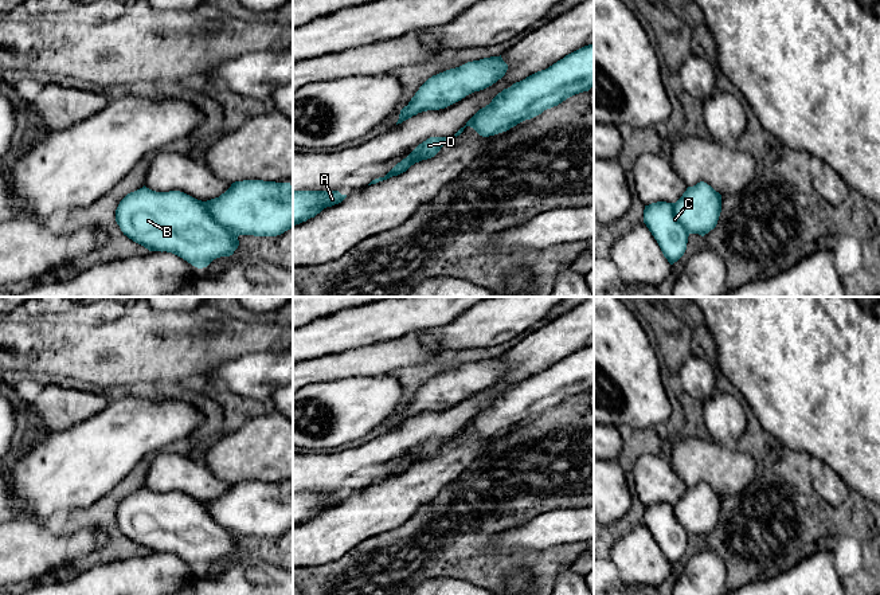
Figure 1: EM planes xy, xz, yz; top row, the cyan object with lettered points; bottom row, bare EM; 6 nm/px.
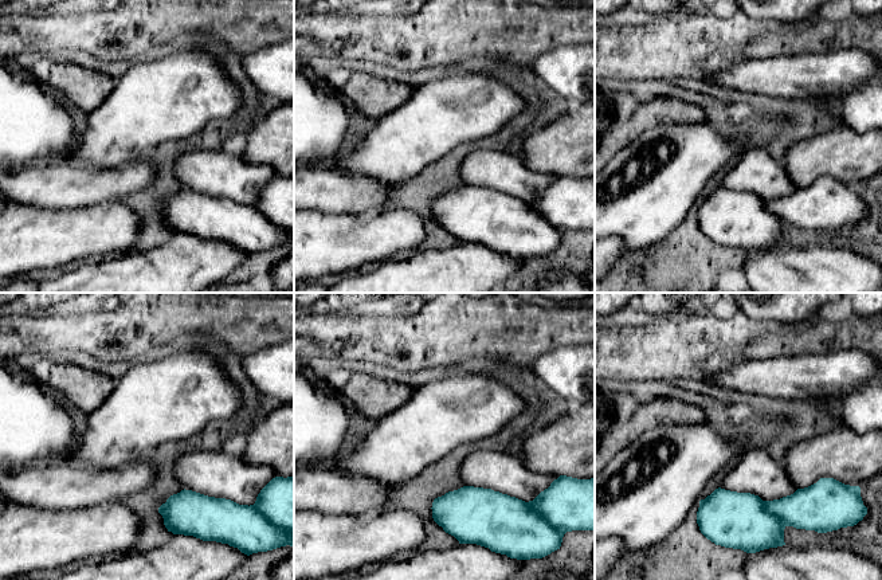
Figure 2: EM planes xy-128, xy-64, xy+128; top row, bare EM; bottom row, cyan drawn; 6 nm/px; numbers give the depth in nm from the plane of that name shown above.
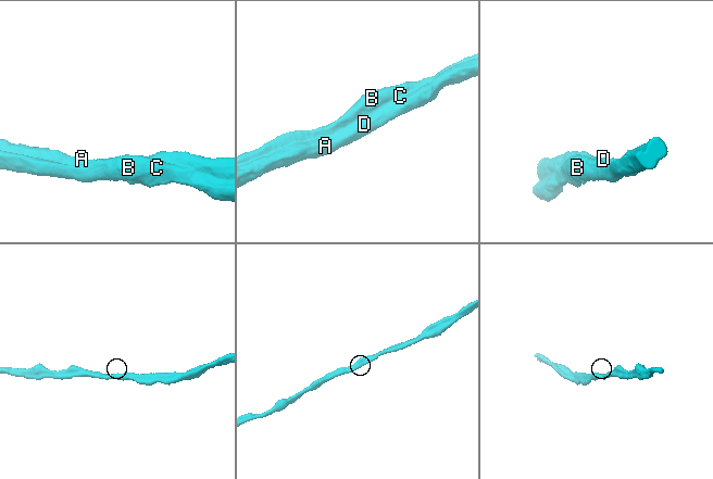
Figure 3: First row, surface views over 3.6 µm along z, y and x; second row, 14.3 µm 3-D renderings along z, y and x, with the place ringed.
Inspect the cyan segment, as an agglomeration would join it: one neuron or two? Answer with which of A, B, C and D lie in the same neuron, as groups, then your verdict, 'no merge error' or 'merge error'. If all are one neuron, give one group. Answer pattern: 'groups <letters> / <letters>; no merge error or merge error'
groups A B C D; no merge error

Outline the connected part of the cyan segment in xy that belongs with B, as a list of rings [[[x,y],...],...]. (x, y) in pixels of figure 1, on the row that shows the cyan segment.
[[[243,180],[232,183],[219,197],[202,201],[180,191],[156,192],[144,185],[120,201],[116,222],[124,235],[149,251],[172,253],[203,269],[216,258],[232,255],[239,246],[239,235],[277,236],[293,228],[293,188],[290,183]]]

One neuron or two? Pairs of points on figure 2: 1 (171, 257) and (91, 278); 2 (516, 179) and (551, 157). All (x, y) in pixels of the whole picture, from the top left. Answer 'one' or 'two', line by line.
1: one
2: two

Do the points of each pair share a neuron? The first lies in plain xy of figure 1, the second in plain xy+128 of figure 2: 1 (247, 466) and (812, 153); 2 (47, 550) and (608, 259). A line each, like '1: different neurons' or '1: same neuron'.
1: same neuron
2: same neuron

